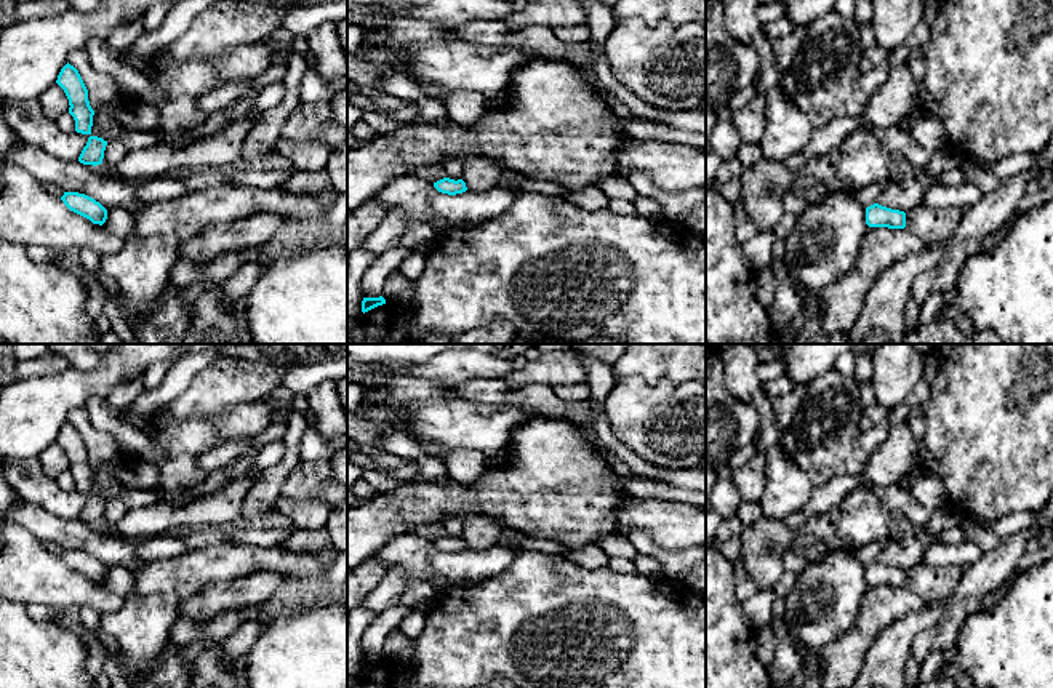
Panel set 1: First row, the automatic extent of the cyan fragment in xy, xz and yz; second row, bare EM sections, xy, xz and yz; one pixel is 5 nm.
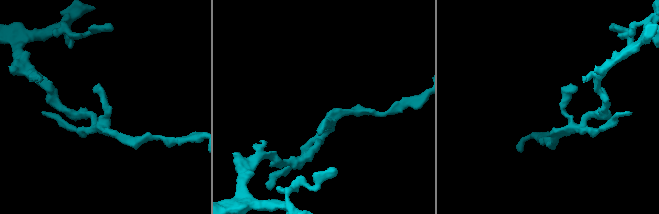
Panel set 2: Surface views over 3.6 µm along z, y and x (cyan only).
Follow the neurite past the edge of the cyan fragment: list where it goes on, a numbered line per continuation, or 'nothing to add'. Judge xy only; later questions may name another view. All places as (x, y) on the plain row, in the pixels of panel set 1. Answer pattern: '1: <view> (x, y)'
nothing to add

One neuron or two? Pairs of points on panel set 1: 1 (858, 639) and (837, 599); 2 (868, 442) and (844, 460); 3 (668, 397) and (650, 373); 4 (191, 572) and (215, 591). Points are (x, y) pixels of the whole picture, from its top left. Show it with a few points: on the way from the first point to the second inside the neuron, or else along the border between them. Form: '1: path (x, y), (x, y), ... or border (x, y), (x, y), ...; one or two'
1: border (866, 591), (858, 620), (845, 632), (820, 647); two
2: border (861, 432), (860, 444), (869, 455); two
3: border (666, 375), (652, 384), (640, 378), (621, 380); two
4: border (245, 575), (236, 580), (212, 581), (178, 607); two

